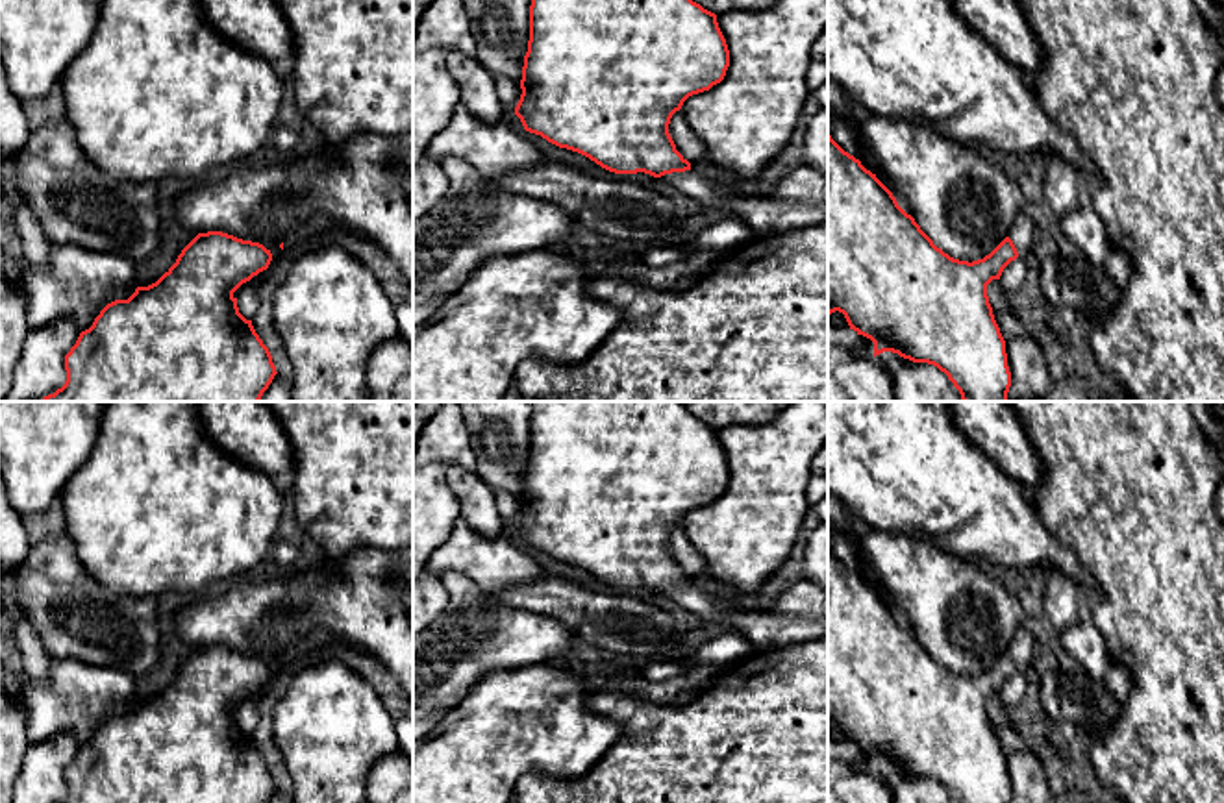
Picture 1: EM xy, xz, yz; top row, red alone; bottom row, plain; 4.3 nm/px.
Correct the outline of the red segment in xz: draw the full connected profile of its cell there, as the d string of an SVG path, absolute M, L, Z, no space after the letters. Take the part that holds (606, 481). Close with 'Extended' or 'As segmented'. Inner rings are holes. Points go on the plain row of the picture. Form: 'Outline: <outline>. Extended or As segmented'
Outline: M530 402L530 405L530 455L520 494L522 509L515 522L515 529L520 533L524 544L541 550L559 562L578 566L615 588L644 587L661 592L665 588L691 585L691 577L676 564L668 538L689 511L709 505L726 490L730 464L718 442L717 429L693 416L681 402Z. As segmented

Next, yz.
Outline: M828 548L828 731L843 727L850 744L874 757L874 772L893 766L913 777L933 779L955 803L1009 803L1005 755L994 735L987 699L1000 694L1004 683L1018 670L1028 670L1035 644L1030 622L1022 624L1009 649L989 670L972 677L954 673L933 659L876 588Z. Extended

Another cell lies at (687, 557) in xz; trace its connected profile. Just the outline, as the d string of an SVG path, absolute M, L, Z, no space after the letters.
M681 524L672 529L668 548L683 574L689 577L700 577L706 574L706 561L687 538Z

